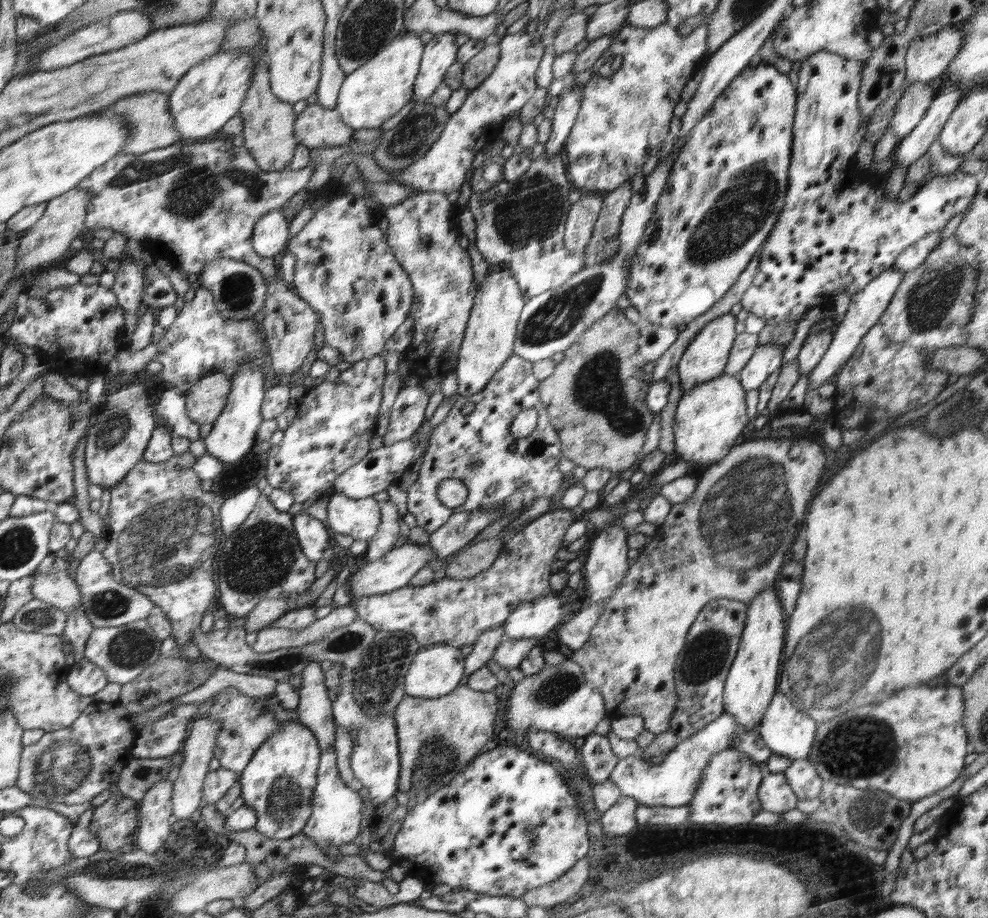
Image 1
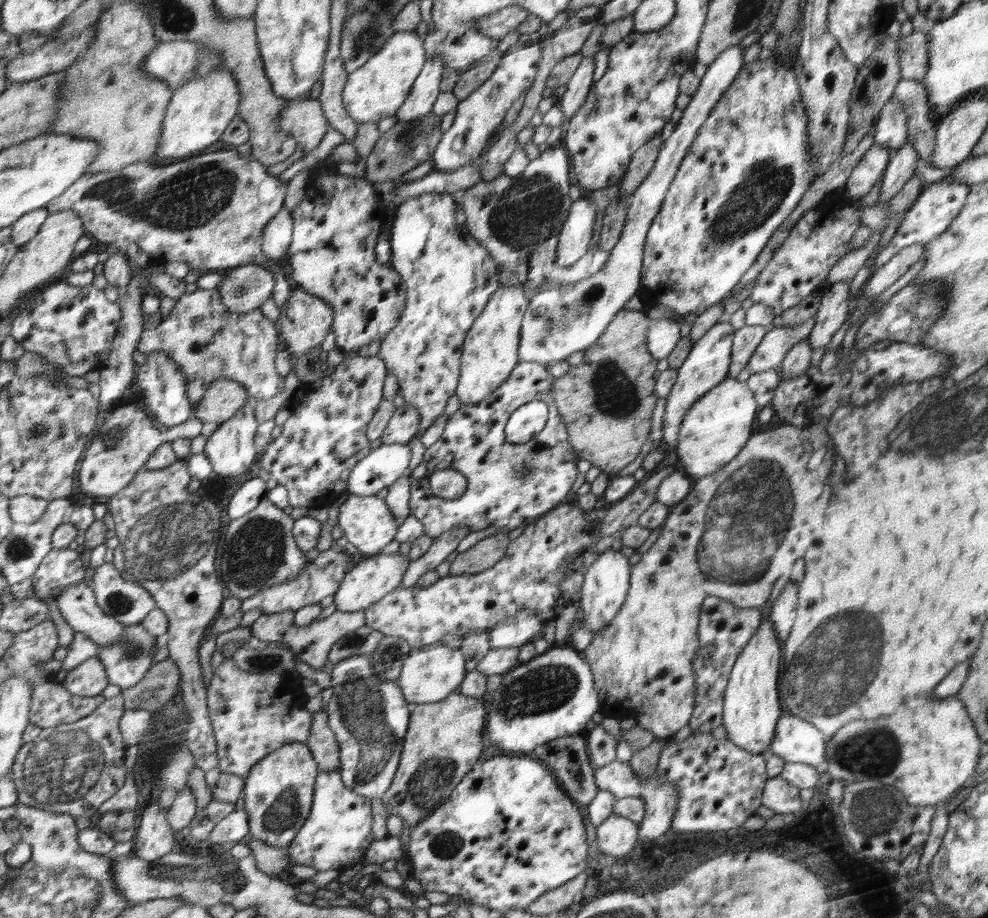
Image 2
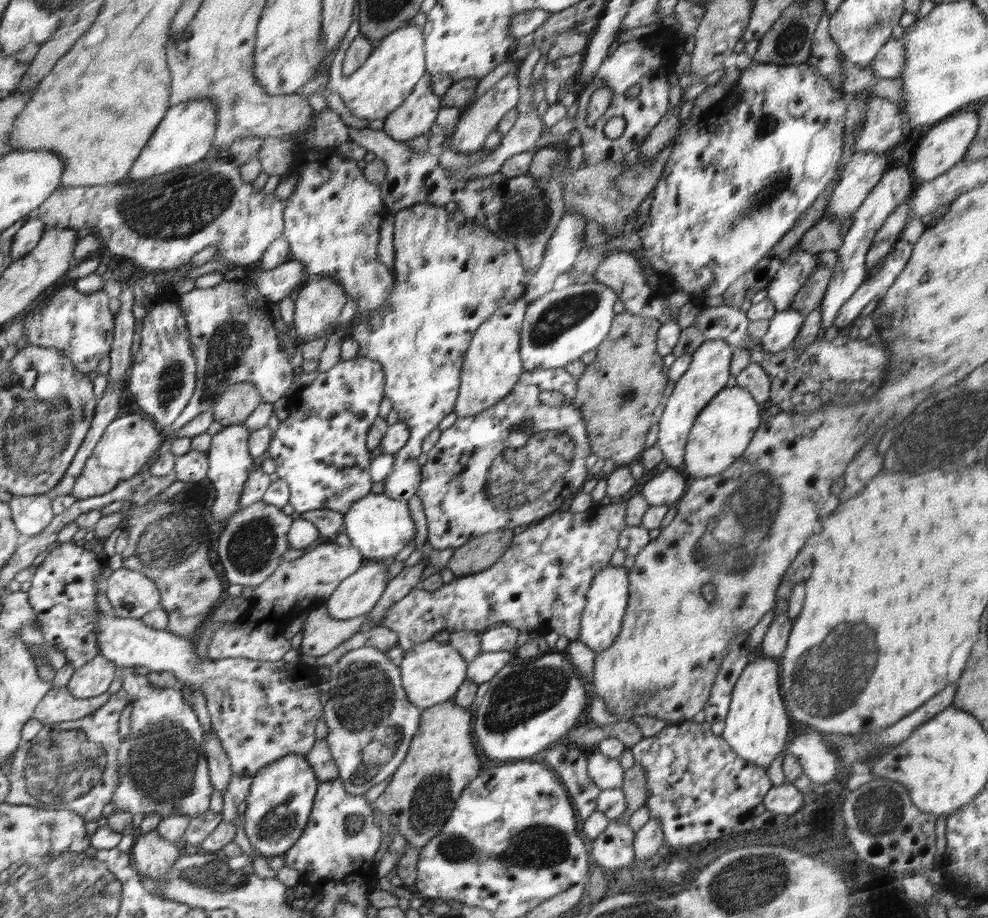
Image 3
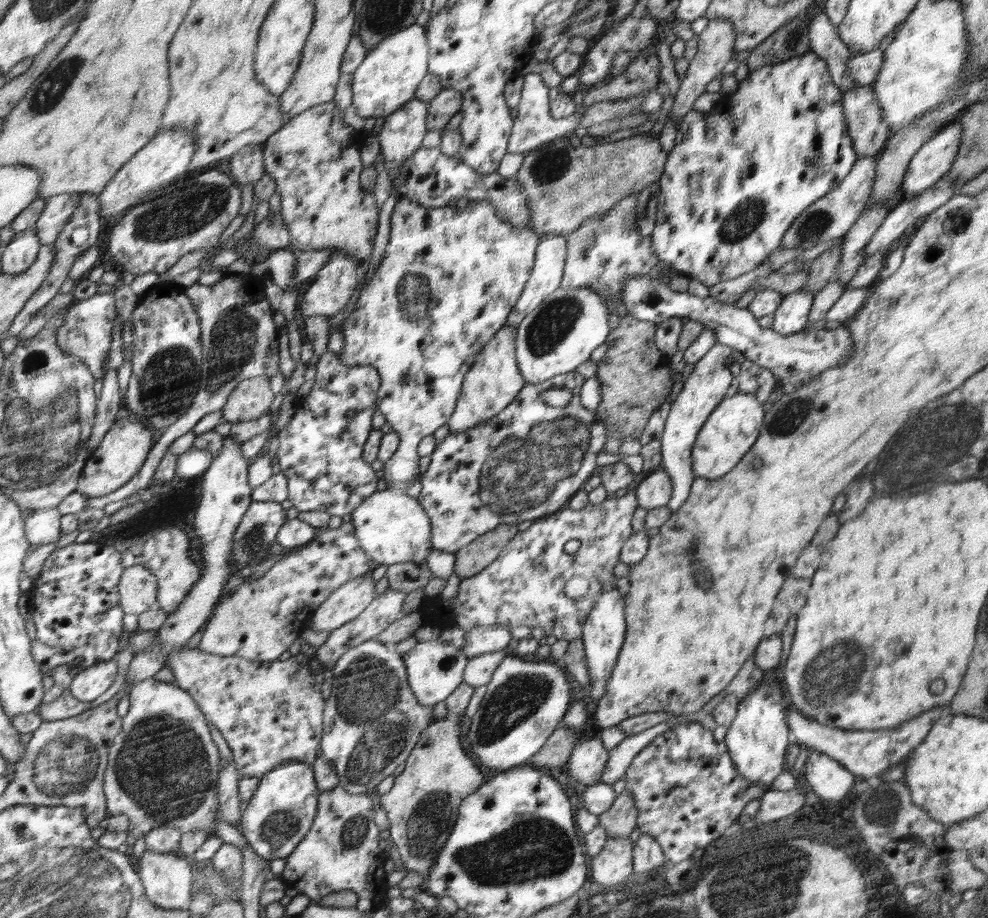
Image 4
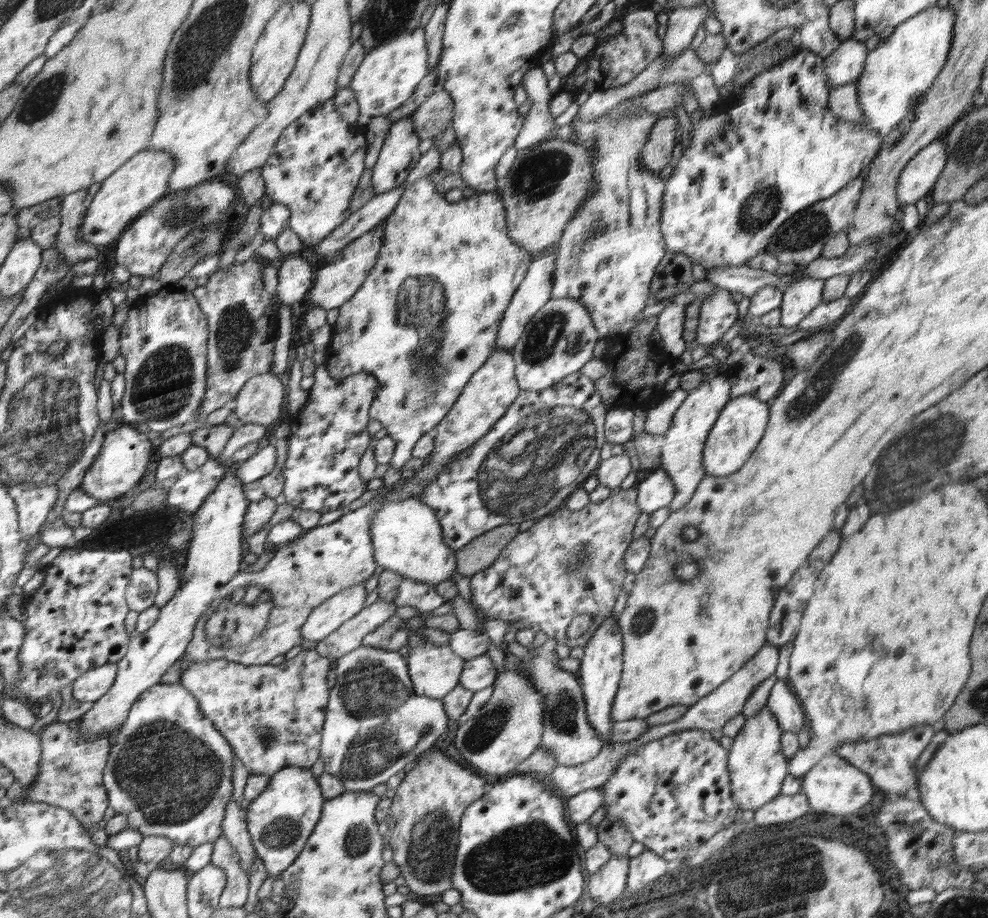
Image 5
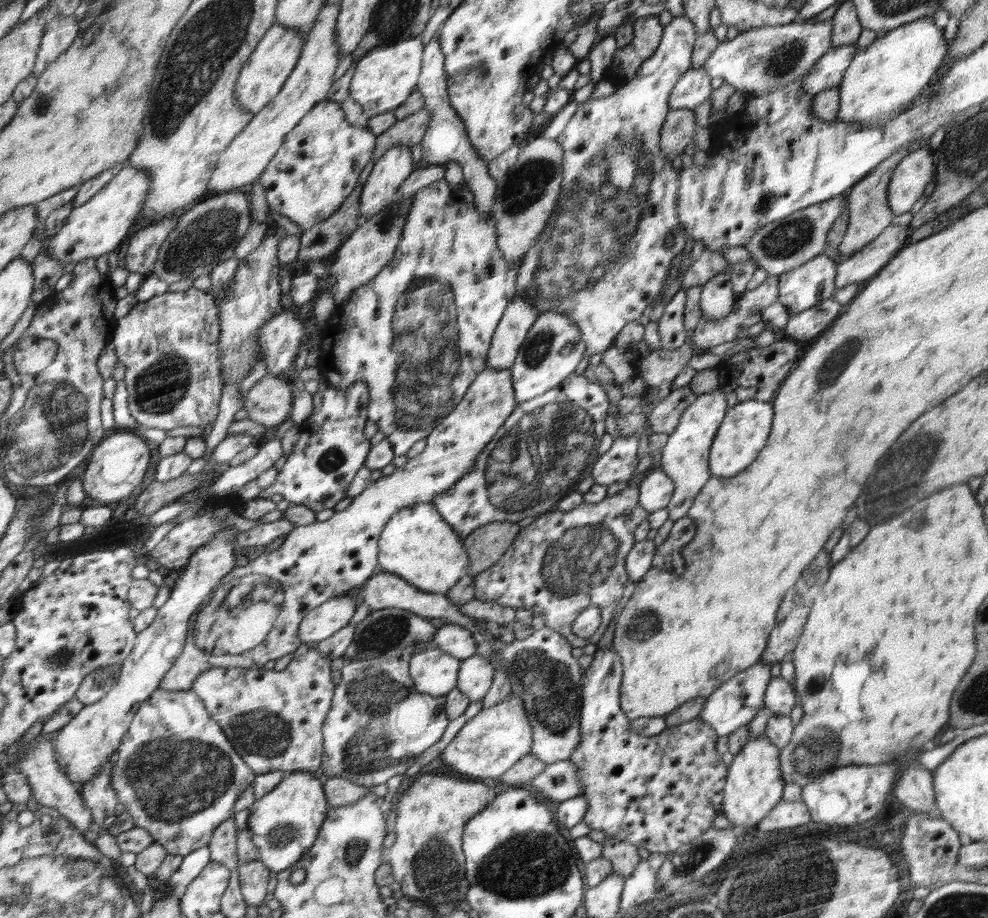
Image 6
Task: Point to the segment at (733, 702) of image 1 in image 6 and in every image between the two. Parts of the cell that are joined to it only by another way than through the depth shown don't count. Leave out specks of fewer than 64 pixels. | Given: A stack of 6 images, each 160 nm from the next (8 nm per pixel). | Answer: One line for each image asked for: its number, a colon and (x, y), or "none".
2: (751, 710)
3: (757, 730)
4: (757, 738)
5: (757, 768)
6: (753, 787)

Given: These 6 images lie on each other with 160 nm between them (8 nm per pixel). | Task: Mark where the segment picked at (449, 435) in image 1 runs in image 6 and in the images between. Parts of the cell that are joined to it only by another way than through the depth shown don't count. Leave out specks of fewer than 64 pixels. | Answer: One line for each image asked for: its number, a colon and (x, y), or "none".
2: (509, 485)
3: (484, 474)
4: (527, 462)
5: (548, 443)
6: (547, 446)

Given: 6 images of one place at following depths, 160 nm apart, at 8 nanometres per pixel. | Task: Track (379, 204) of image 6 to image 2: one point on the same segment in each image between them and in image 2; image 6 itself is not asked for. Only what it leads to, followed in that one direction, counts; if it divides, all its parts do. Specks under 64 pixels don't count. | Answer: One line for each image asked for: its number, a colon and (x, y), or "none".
2: (426, 91)
3: (417, 115)
4: (402, 133)
5: (399, 154)

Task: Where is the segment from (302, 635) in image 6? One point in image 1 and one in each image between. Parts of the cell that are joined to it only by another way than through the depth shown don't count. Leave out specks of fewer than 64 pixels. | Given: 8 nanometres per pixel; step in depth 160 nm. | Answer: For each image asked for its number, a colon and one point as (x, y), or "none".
1: (394, 571)
2: (372, 578)
3: (357, 595)
4: (347, 602)
5: (328, 617)

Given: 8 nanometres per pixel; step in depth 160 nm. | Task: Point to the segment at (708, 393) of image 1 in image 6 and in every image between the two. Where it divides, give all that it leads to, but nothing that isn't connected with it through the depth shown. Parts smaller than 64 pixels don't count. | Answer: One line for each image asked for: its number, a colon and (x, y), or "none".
2: (715, 430)
3: (722, 433)
4: (731, 432)
5: (740, 429)
6: (746, 430)

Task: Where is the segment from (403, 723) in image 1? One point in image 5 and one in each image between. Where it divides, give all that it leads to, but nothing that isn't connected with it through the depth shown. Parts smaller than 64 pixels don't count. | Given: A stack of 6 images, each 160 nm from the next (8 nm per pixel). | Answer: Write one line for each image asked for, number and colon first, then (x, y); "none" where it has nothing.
2: (444, 739)
3: (422, 795)
4: (423, 804)
5: (425, 812)

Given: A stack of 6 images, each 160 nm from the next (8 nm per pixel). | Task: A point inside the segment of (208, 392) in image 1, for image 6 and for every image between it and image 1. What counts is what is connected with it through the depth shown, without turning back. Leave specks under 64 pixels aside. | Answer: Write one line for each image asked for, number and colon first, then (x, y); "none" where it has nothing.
2: (225, 397)
3: (237, 403)
4: (252, 398)
5: (260, 401)
6: (269, 401)

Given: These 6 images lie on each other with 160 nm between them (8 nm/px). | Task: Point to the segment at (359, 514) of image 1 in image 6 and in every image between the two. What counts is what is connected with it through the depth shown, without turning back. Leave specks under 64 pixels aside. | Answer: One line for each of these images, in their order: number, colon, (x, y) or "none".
2: (367, 521)
3: (378, 526)
4: (392, 527)
5: (408, 537)
6: (418, 544)

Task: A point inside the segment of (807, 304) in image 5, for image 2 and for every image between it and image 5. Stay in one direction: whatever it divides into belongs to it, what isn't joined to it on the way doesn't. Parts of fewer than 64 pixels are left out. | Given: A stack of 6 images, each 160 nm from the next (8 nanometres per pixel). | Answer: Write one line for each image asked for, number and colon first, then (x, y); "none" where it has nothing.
2: (769, 354)
3: (784, 327)
4: (791, 317)

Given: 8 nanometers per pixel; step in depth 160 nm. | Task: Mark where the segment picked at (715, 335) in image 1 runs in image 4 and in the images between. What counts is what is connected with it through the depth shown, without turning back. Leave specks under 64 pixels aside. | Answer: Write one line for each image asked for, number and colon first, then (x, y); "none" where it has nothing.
2: (708, 363)
3: (709, 370)
4: (705, 383)

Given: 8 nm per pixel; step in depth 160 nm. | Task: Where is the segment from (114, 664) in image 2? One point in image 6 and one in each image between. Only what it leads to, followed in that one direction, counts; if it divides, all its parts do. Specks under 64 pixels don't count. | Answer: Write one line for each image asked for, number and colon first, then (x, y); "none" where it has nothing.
3: (164, 770)
4: (164, 771)
5: (170, 771)
6: (177, 774)

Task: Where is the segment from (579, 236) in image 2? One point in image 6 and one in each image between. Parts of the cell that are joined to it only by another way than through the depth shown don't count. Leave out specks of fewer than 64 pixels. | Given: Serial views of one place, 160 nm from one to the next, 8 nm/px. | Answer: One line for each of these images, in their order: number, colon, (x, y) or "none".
3: (567, 241)
4: (547, 274)
5: (535, 291)
6: (520, 315)

